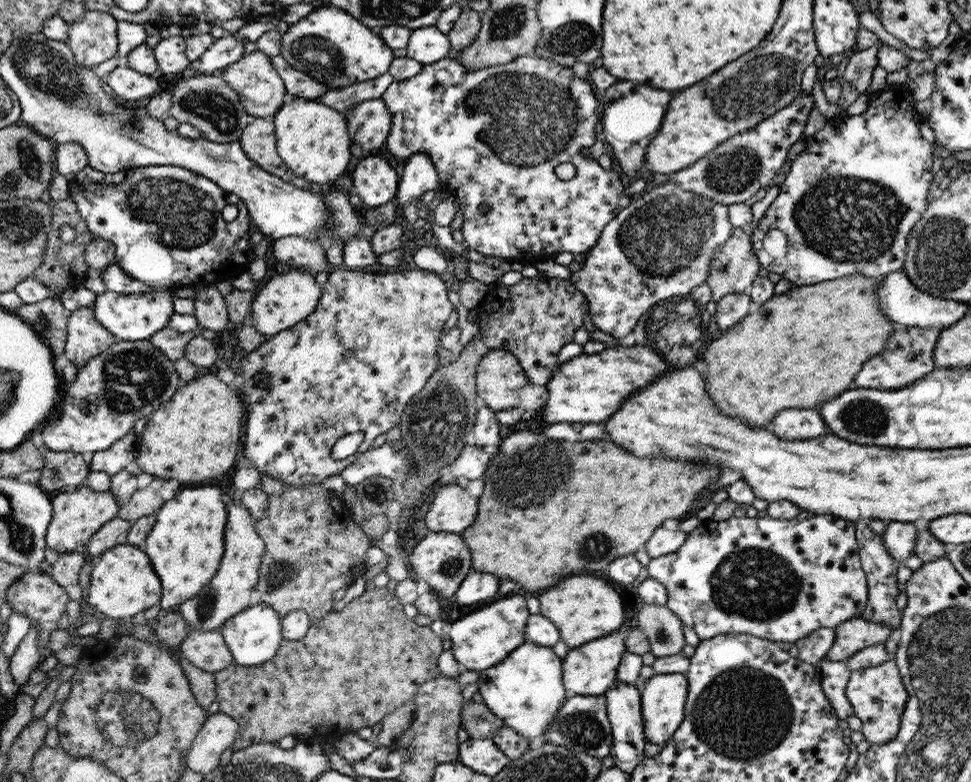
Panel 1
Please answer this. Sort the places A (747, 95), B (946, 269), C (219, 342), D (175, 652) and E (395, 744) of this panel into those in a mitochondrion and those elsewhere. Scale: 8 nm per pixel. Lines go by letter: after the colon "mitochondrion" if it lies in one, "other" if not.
A: mitochondrion
B: mitochondrion
C: other
D: other
E: other

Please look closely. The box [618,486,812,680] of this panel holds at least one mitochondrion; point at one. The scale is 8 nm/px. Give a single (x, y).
(739, 586)

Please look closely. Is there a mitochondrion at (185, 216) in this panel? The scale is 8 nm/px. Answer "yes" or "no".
yes

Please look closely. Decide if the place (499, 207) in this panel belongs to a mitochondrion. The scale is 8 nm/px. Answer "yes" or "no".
no

